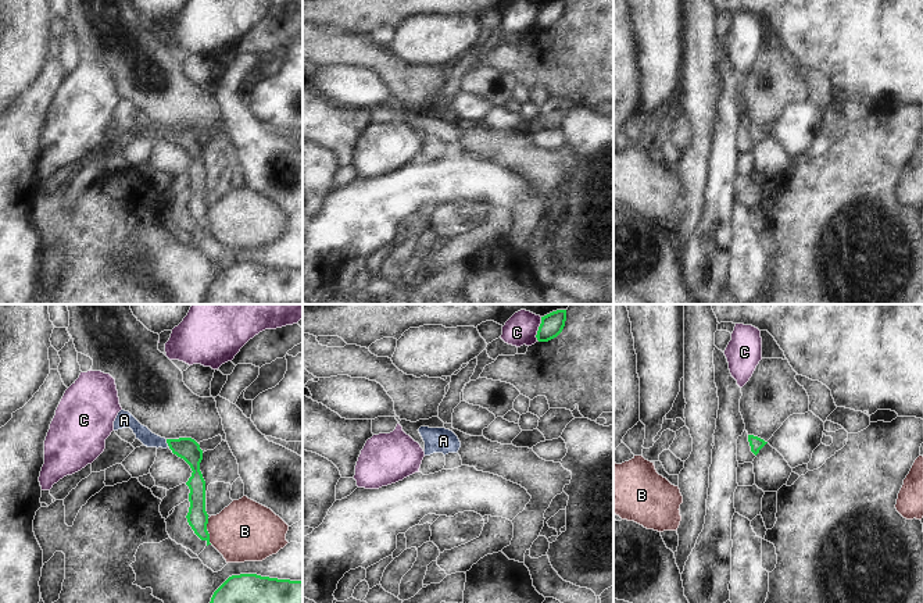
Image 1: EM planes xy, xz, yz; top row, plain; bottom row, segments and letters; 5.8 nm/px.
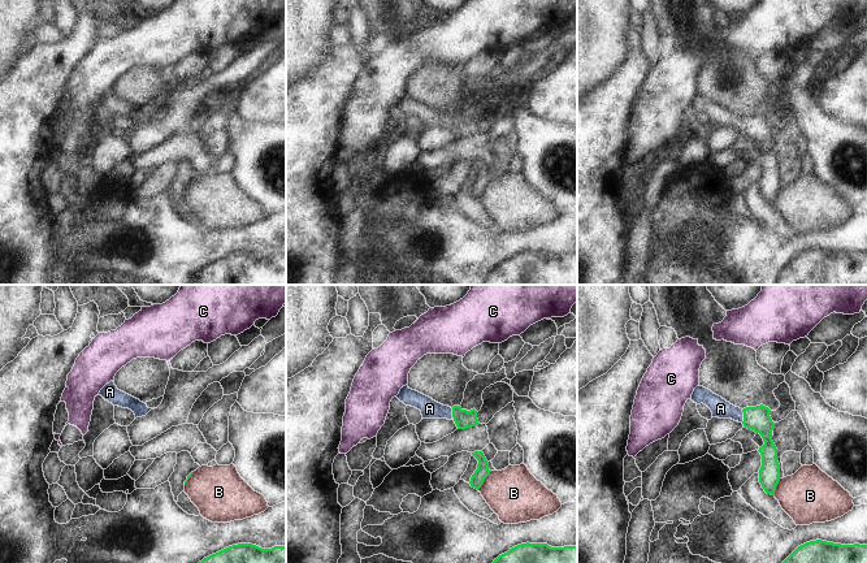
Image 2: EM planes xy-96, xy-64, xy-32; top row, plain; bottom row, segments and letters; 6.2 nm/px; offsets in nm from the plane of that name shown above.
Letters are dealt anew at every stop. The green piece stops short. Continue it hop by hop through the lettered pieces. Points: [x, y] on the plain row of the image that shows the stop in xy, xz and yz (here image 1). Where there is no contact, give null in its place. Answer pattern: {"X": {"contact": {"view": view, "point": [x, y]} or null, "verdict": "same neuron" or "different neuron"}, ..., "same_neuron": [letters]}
{"A": {"contact": {"view": "xy", "point": [167, 131]}, "verdict": "same neuron"}, "B": {"contact": {"view": "xy", "point": [207, 220]}, "verdict": "different neuron"}, "C": {"contact": {"view": "xz", "point": [539, 17]}, "verdict": "different neuron"}, "same_neuron": ["A"]}

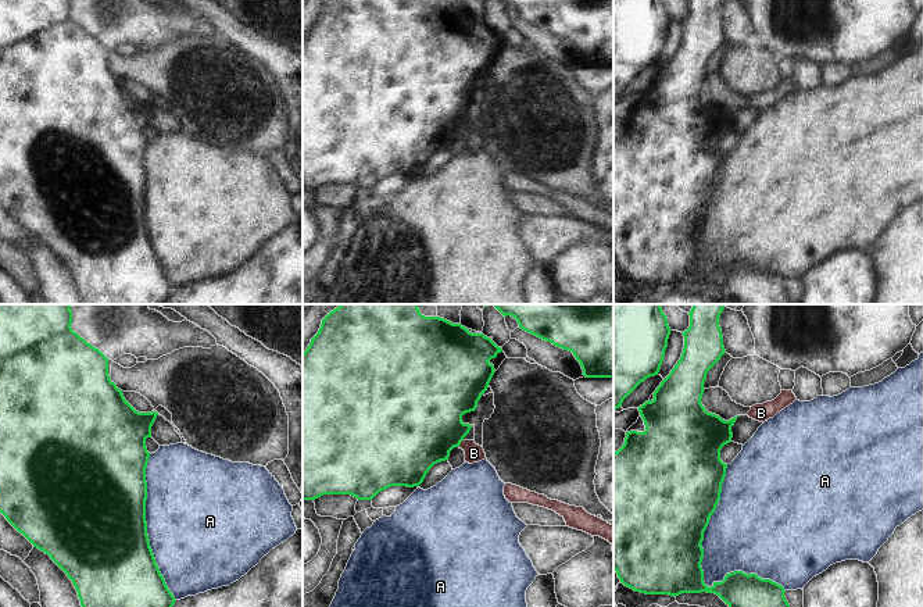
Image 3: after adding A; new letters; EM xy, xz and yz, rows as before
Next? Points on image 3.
{"A": {"contact": {"view": "yz", "point": [700, 253]}, "verdict": "different neuron"}, "B": {"contact": {"view": "xz", "point": [460, 132]}, "verdict": "different neuron"}, "same_neuron": []}

